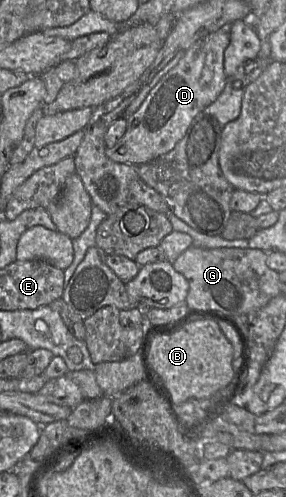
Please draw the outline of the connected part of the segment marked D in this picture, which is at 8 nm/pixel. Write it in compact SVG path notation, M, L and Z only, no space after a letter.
M223 27L185 50L179 63L150 90L140 107L126 117L126 131L114 146L106 147L107 157L117 163L140 165L171 151L183 138L194 117L223 91L227 83L224 51L229 42L229 28Z

